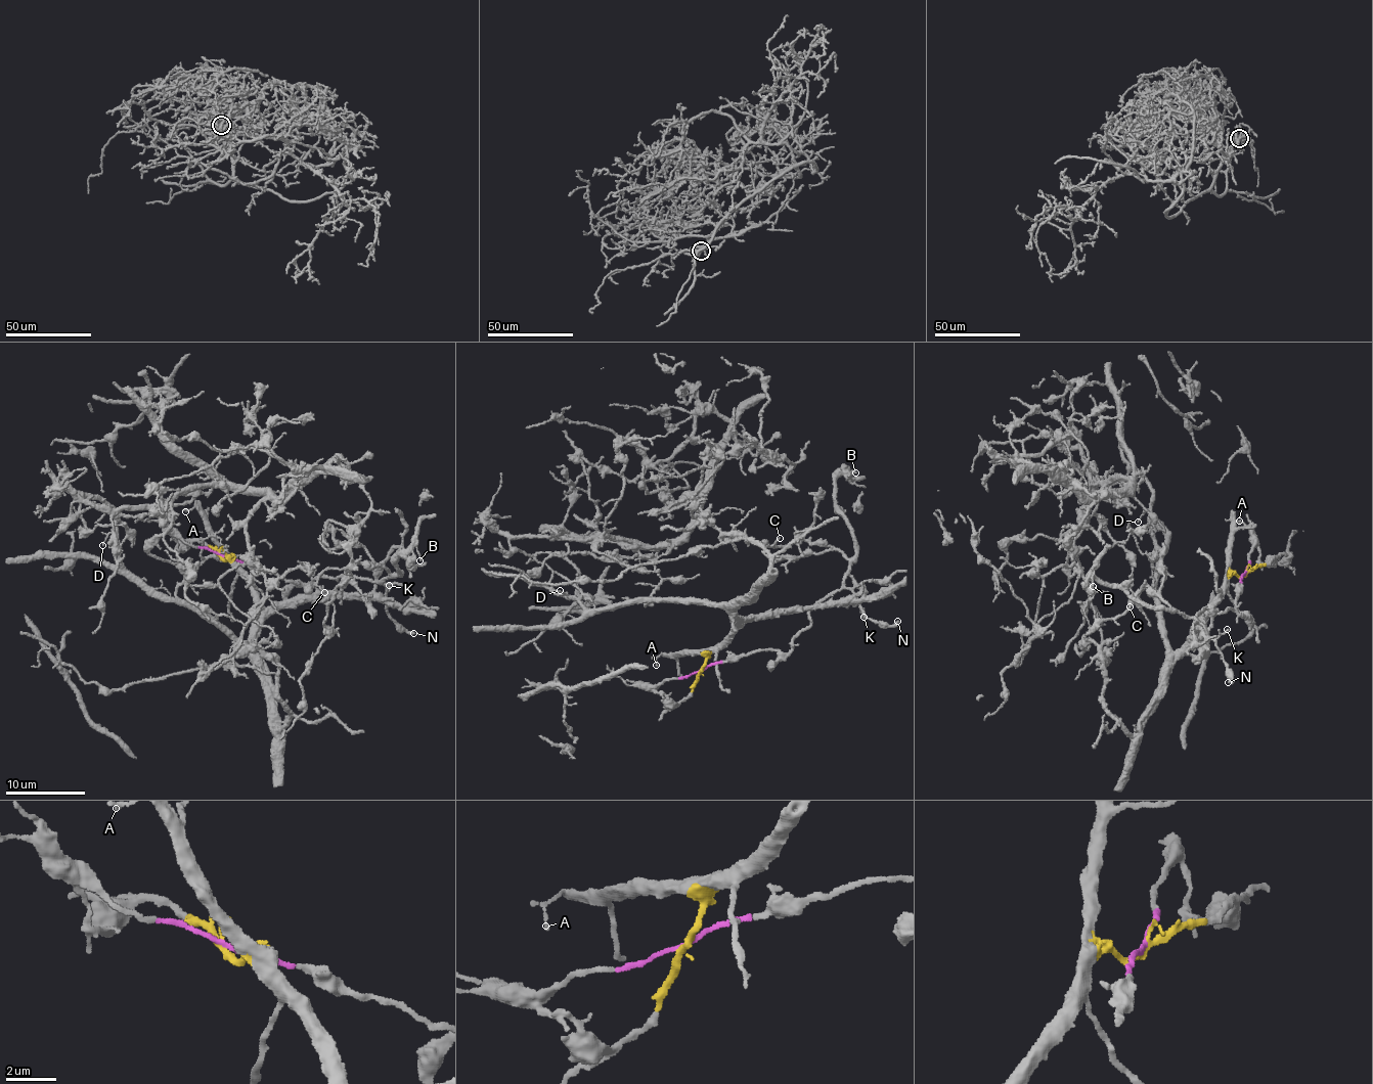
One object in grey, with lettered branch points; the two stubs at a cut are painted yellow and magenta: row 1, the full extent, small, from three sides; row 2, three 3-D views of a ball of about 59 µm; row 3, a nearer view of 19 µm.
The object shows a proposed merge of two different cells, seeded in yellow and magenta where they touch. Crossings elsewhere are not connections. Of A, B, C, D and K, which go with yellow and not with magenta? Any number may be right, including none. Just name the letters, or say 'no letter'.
A, D

